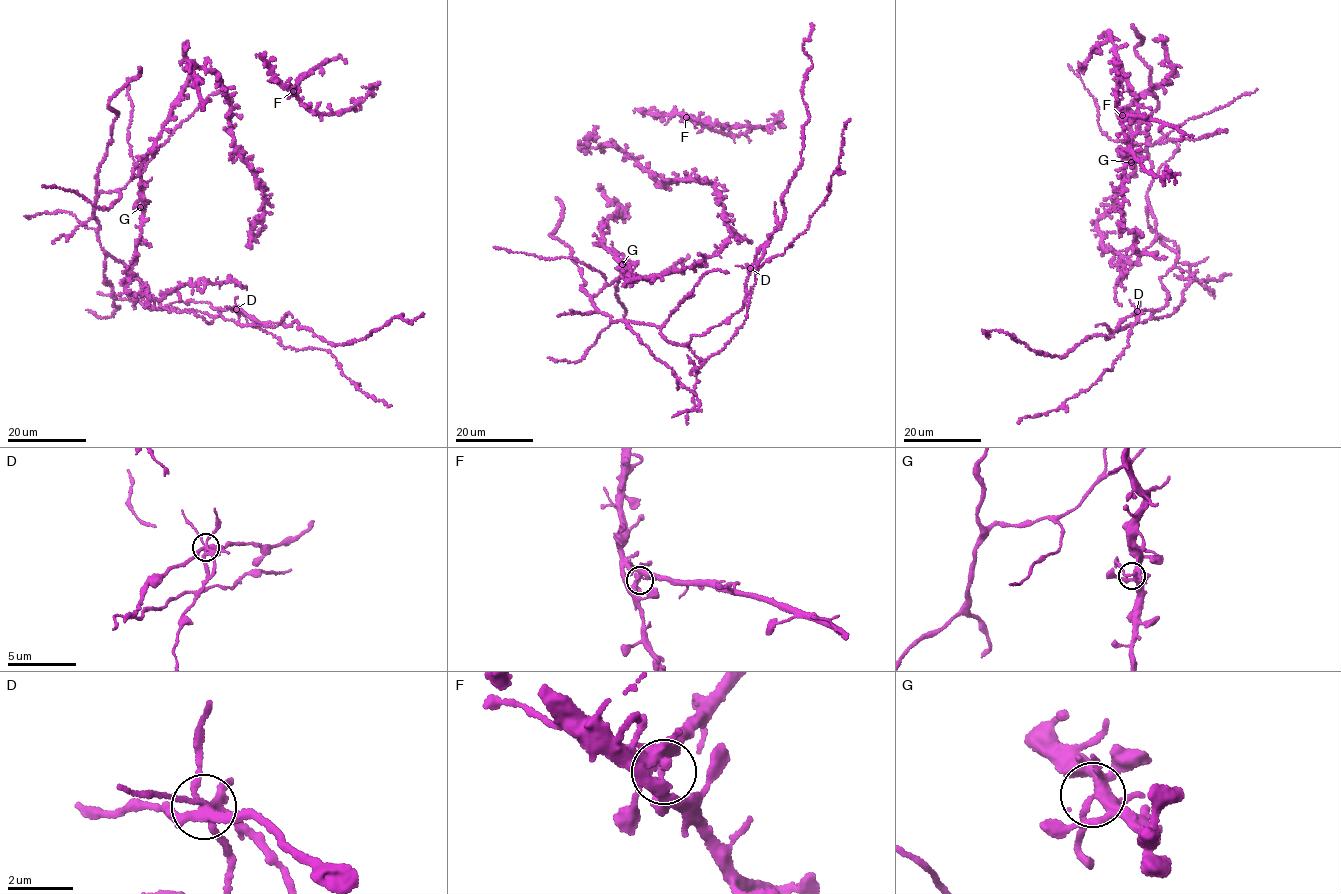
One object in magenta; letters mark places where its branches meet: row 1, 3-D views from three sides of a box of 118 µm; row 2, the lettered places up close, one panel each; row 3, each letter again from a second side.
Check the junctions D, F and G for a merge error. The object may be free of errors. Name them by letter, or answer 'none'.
D

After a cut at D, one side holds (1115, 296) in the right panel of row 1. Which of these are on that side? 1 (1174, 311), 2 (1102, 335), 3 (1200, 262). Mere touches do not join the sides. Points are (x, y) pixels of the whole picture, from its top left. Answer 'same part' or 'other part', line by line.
1: other part
2: same part
3: same part

